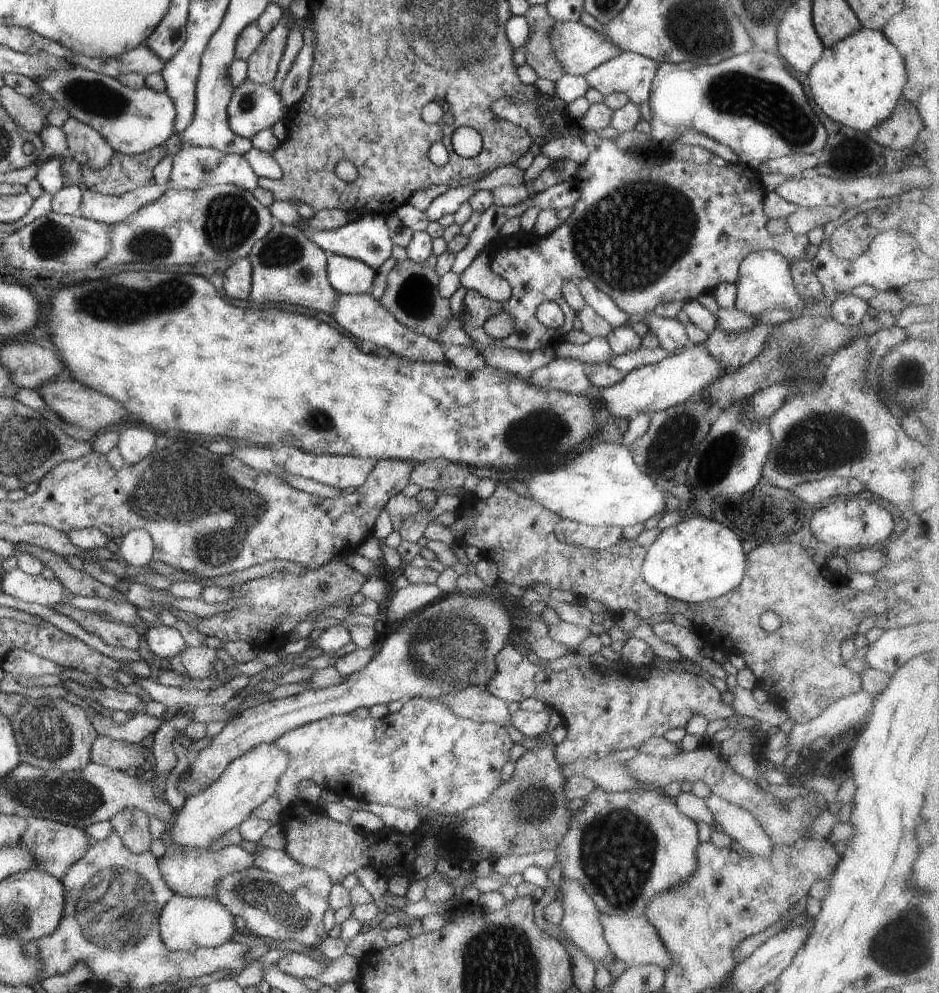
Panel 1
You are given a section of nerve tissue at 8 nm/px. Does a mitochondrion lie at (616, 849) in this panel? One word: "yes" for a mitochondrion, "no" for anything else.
yes

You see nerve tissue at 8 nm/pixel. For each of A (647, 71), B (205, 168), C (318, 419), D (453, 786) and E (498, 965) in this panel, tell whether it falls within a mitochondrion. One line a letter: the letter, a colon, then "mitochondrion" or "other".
A: other
B: mitochondrion
C: mitochondrion
D: mitochondrion
E: mitochondrion

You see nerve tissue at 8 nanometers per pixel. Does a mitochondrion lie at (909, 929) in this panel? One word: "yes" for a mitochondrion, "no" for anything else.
yes

